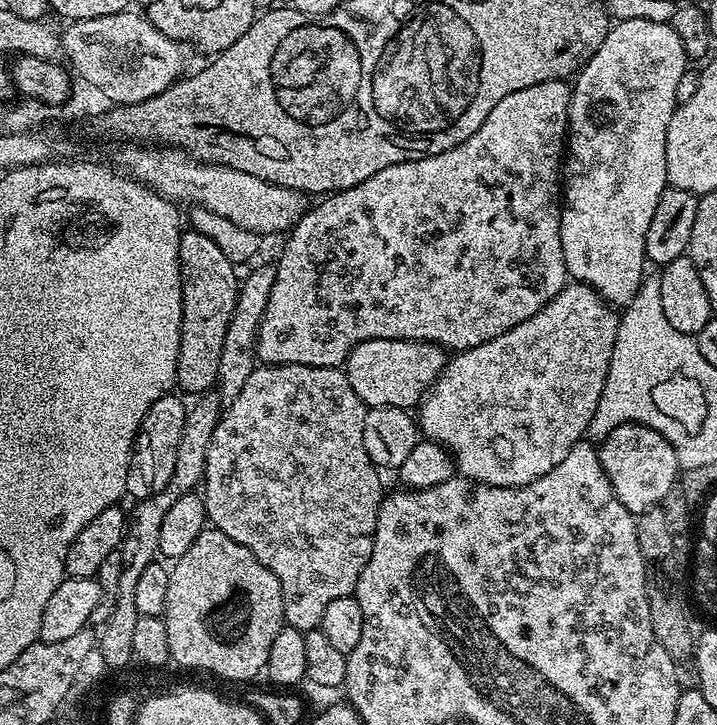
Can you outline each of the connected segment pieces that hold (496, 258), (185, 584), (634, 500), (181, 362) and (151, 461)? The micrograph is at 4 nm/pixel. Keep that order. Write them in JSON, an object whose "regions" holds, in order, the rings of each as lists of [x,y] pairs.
{"regions":[[[[551,80],[550,82],[538,82],[538,86],[526,86],[526,90],[514,90],[514,94],[506,94],[490,114],[486,114],[486,122],[466,138],[458,146],[446,150],[442,154],[427,156],[414,162],[402,162],[398,166],[386,166],[386,170],[378,170],[374,178],[366,178],[353,188],[347,188],[341,192],[334,192],[323,197],[321,204],[316,204],[307,209],[304,215],[292,225],[287,233],[288,241],[280,252],[280,261],[275,261],[276,277],[274,278],[274,290],[270,290],[270,302],[266,302],[266,314],[262,314],[262,322],[256,327],[256,359],[261,365],[270,364],[301,364],[302,366],[318,366],[319,368],[339,368],[347,361],[348,356],[362,342],[386,338],[387,340],[425,340],[431,344],[438,344],[445,350],[463,350],[482,346],[482,342],[490,342],[490,338],[498,338],[506,330],[518,326],[518,322],[526,322],[526,318],[534,318],[546,302],[550,302],[569,283],[570,277],[566,270],[566,258],[562,254],[562,234],[560,233],[560,214],[562,211],[562,161],[566,156],[566,137],[568,135],[568,107],[572,101],[572,84],[568,80]]],[[[208,526],[205,527],[202,534],[198,534],[198,538],[194,538],[194,546],[190,546],[190,550],[186,550],[186,554],[182,554],[171,565],[166,586],[166,606],[162,619],[166,626],[166,638],[170,638],[170,654],[173,665],[181,664],[184,668],[197,668],[200,672],[213,672],[214,675],[221,676],[224,680],[252,680],[256,675],[261,675],[264,672],[266,658],[270,658],[270,645],[274,643],[278,630],[285,627],[282,586],[278,582],[278,578],[274,578],[274,574],[270,574],[270,570],[266,570],[266,566],[262,566],[262,562],[258,562],[258,558],[254,558],[254,554],[249,548],[238,546],[238,542],[234,542],[234,538],[226,538],[226,534],[222,534],[222,530]]],[[[623,424],[614,430],[605,440],[599,441],[598,451],[602,470],[606,478],[610,478],[610,486],[633,514],[639,514],[648,511],[651,508],[663,505],[664,499],[668,495],[670,488],[678,482],[678,474],[681,475],[682,469],[678,458],[674,454],[674,446],[658,434],[650,426],[641,424]]],[[[184,230],[178,246],[180,285],[182,286],[182,326],[178,346],[176,388],[181,393],[208,394],[217,387],[218,366],[222,362],[222,342],[234,314],[240,293],[237,265],[222,254],[222,250],[206,234]]],[[[176,394],[158,398],[150,410],[140,420],[140,428],[132,442],[132,457],[127,460],[124,470],[124,492],[132,495],[133,501],[150,498],[150,494],[158,494],[166,482],[170,482],[170,474],[174,474],[174,462],[178,458],[178,441],[182,438],[182,426],[186,426],[188,408]]]]}

